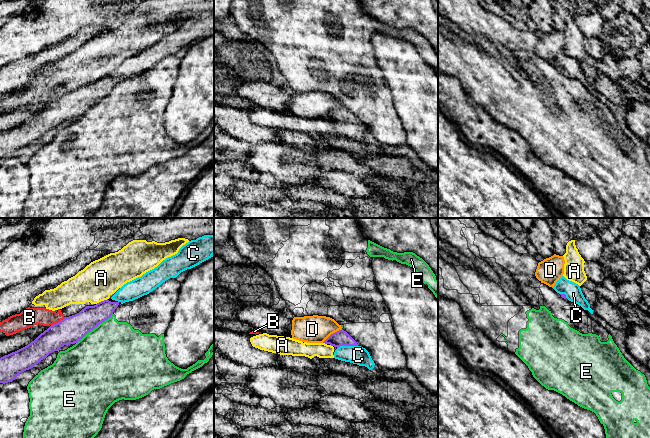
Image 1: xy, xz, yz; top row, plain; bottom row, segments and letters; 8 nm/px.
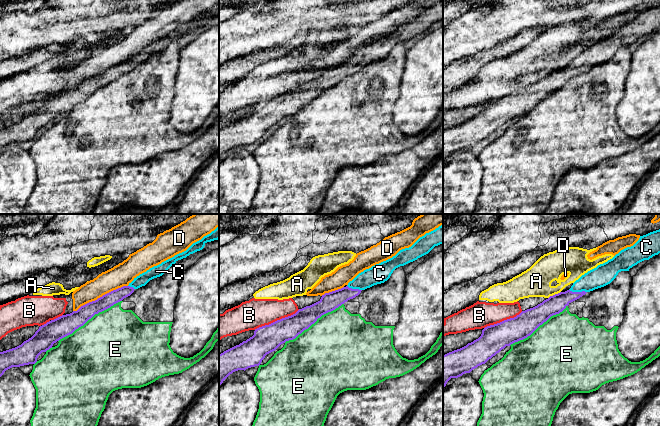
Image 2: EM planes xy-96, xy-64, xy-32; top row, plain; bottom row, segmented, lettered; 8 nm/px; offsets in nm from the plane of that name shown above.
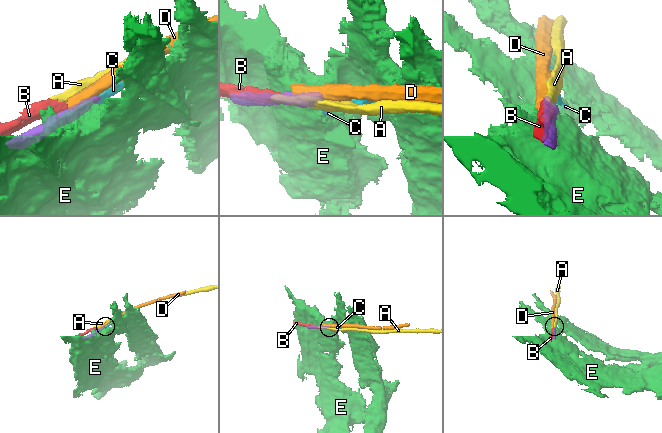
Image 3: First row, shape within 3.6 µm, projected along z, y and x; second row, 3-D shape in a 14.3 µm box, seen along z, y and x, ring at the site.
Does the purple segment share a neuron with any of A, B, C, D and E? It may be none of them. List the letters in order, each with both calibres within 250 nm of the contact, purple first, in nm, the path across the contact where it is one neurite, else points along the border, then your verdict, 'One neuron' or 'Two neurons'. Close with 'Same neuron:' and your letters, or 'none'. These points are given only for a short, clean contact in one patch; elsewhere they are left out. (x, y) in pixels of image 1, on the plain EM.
A: Thickness 180 nm (purple) against 300 nm. Boundary: xy (107, 74), (96, 80). Two neurons
B: Thickness 220 nm (purple) against 150 nm. Boundary: xy (65, 93), (51, 101). Two neurons
C: Thickness 130 nm (purple) against 150 nm. Path across: xz (340, 114), (347, 121), (358, 131). One neuron
D: Thickness 130 nm (purple) against 220 nm. Two neurons
E: Thickness 220 nm (purple) against 480 nm. Two neurons
Same neuron: C

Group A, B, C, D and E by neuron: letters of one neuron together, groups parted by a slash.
A B / C / D / E

